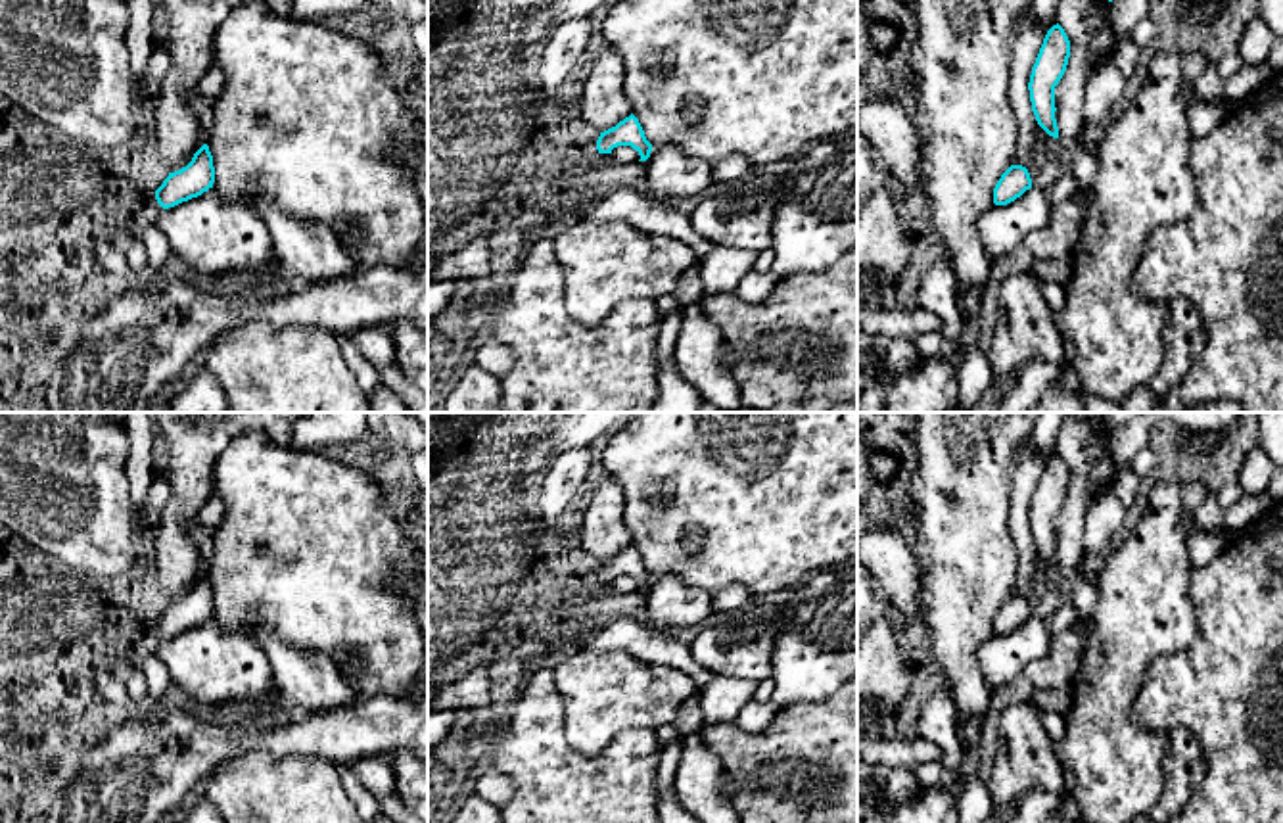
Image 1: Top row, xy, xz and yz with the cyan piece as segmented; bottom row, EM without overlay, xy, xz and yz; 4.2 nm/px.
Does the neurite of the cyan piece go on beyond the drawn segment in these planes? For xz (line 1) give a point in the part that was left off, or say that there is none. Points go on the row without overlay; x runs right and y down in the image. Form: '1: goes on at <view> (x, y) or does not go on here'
1: does not go on here

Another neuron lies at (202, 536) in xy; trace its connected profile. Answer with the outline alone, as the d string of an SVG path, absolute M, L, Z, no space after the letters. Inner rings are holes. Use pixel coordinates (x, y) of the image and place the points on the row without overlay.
M188 522L186 531L196 545L199 564L198 570L207 574L209 562L213 558L213 529L201 526L199 522Z

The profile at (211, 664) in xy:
M215 618L175 637L161 639L155 656L169 668L173 683L199 704L217 706L247 698L282 700L268 660L255 639L244 631L221 627Z

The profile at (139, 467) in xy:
M125 412L123 426L130 443L125 474L130 485L132 512L138 516L150 503L148 491L155 476L152 449L157 434L153 432L155 424L150 412Z

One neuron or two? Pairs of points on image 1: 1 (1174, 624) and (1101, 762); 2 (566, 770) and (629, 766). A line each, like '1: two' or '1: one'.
1: one
2: one

